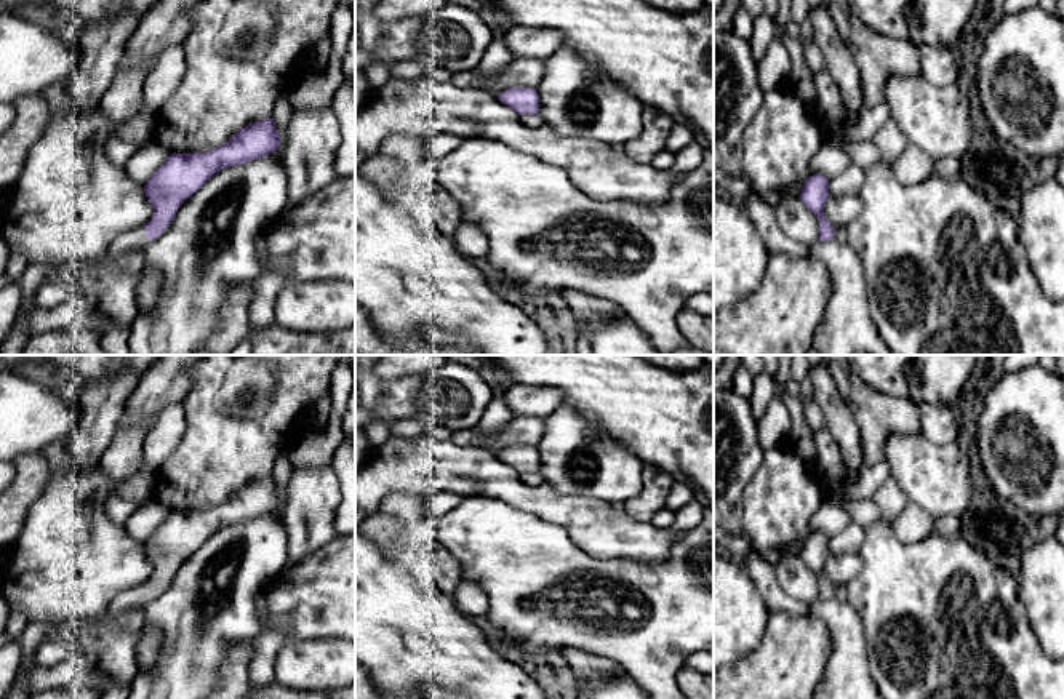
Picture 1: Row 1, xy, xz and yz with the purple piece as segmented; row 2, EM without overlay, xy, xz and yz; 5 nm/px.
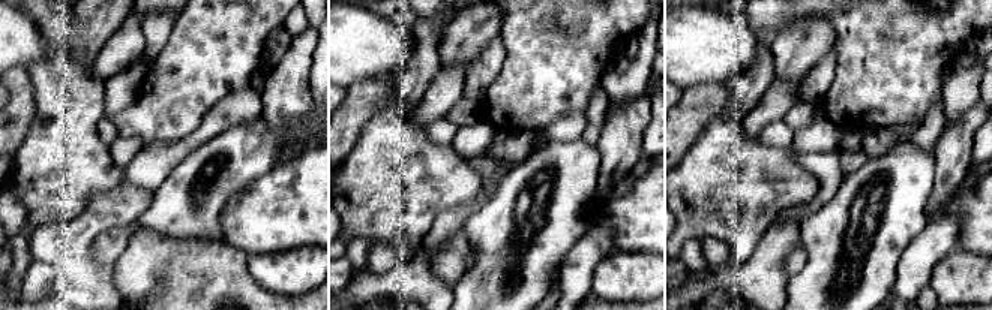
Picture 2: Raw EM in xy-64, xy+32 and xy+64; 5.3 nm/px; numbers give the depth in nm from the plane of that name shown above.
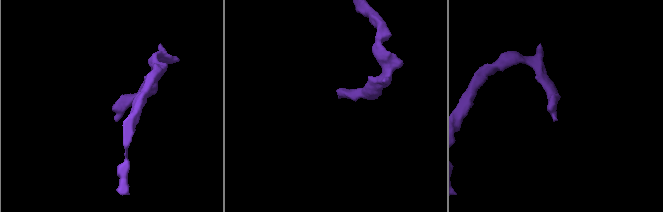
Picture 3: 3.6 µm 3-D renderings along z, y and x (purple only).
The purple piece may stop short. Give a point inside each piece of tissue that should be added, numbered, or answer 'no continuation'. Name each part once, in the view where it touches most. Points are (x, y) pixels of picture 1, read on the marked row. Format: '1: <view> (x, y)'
1: xy (135, 240)

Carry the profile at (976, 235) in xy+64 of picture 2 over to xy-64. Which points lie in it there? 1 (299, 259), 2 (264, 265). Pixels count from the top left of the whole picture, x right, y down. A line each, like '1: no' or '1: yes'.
1: no
2: no

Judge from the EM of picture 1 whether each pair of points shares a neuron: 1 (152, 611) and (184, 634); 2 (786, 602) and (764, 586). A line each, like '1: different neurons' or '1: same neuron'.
1: same neuron
2: same neuron

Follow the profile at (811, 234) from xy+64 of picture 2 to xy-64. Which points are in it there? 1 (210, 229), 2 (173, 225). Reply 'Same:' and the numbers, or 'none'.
Same: 1, 2

